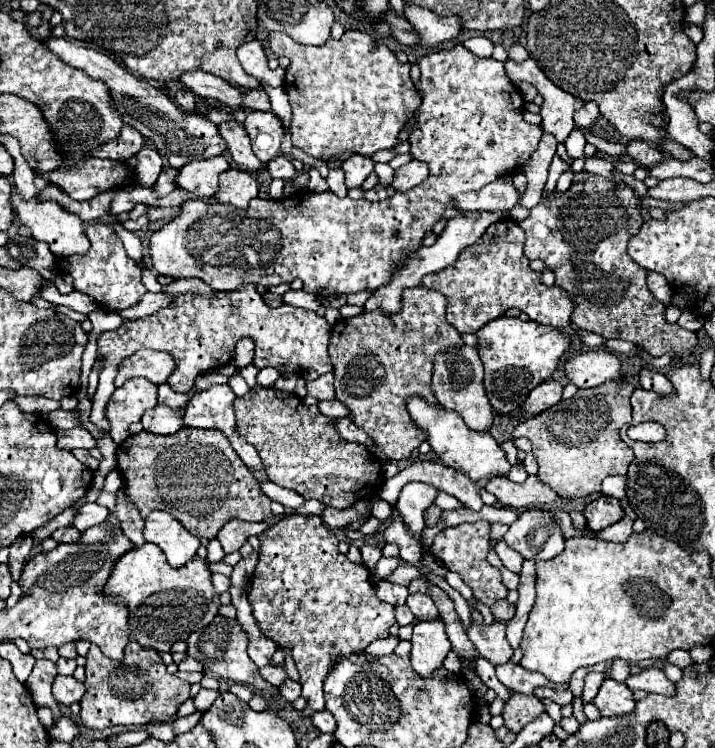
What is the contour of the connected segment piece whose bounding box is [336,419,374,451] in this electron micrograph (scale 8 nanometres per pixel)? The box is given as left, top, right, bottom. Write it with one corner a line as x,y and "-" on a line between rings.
338,419
338,421
336,421
336,427
338,427
338,433
340,433
346,441
362,443
362,445
366,445
366,447
372,451
372,447
374,447
372,439
370,439
362,429
358,429
350,419

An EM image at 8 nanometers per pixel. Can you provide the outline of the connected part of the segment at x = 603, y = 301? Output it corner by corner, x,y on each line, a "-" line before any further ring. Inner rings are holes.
588,175
588,179
570,185
564,193
554,189
530,209
530,215
520,223
526,231
524,255
544,261
556,275
556,285
576,303
570,319
580,329
604,339
630,341
644,347
652,357
662,357
668,351
682,357
698,343
696,333
676,323
666,323
666,305
656,301
646,285
648,271
626,253
630,237
634,237
644,223
640,209
640,197
616,175

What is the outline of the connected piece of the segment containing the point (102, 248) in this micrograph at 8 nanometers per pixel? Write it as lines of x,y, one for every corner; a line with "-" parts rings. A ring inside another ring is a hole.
92,221
84,225
84,231
90,241
88,253
56,257
56,265
72,277
76,291
90,295
98,305
104,305
106,309
112,309
112,311
120,311
136,305
140,297
146,293
146,287
142,285
142,279
140,279
142,267
126,255
120,237
112,231
110,225

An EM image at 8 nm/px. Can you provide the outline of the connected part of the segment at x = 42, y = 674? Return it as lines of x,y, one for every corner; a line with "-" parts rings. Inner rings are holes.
40,659
40,661
36,661
36,665
34,665
34,669
26,681
26,687
28,687
34,703
38,707
50,708
54,722
62,715
60,705
52,695
52,681
56,675
58,675
56,663
48,661
48,659

